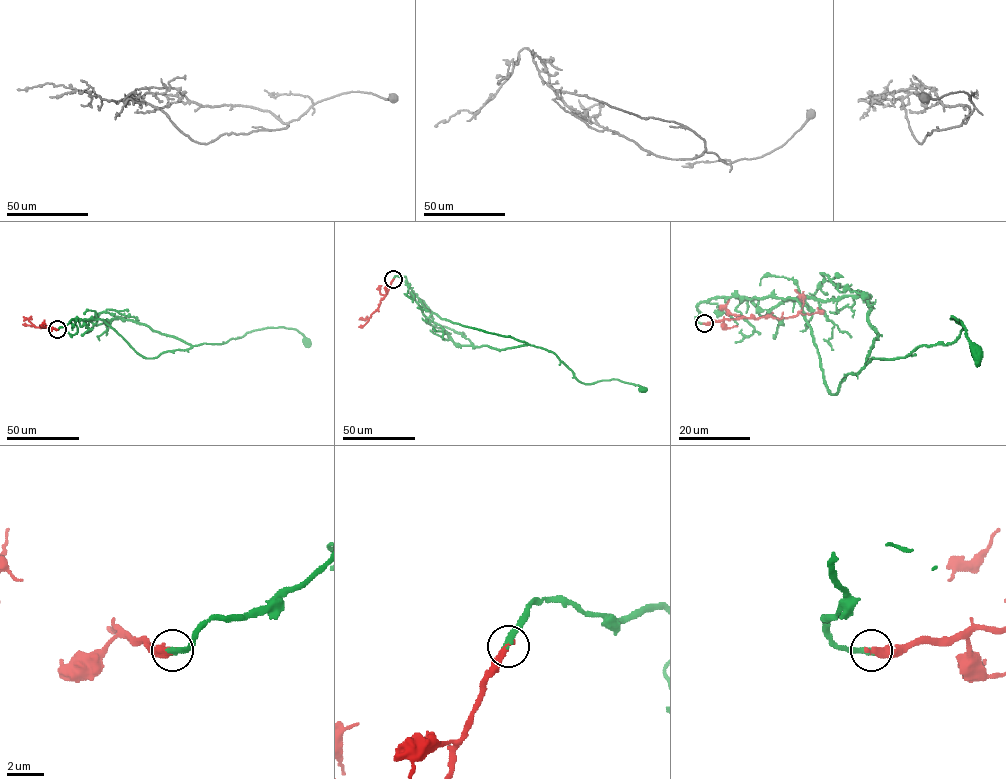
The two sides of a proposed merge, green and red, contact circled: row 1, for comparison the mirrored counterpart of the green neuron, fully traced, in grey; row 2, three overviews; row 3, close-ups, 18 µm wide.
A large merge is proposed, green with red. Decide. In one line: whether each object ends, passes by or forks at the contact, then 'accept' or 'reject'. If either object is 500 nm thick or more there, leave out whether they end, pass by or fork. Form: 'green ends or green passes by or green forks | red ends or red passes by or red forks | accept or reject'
green ends | red ends | accept

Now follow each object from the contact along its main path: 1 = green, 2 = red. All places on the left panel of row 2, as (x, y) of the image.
1: (57, 329), (72, 319), (102, 319), (146, 358), (203, 343), (224, 343), (267, 327), (296, 329), (308, 341)
2: (57, 329), (23, 324)

